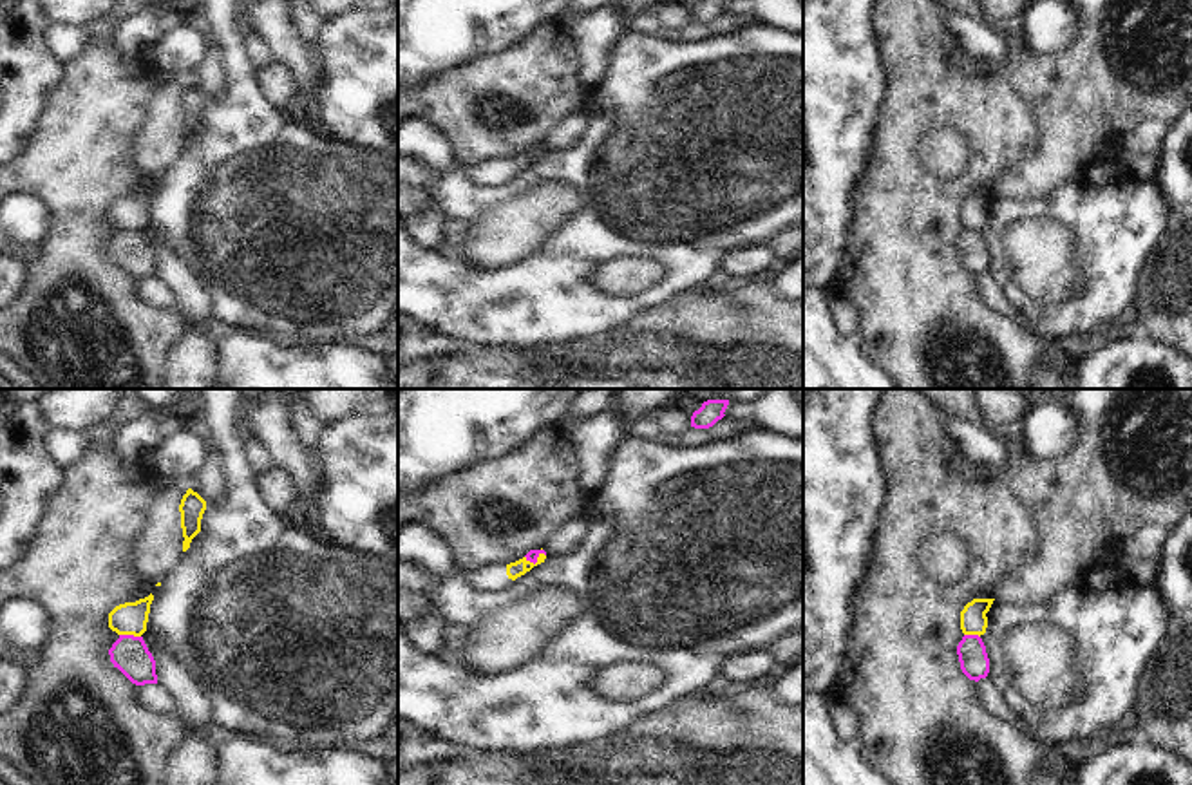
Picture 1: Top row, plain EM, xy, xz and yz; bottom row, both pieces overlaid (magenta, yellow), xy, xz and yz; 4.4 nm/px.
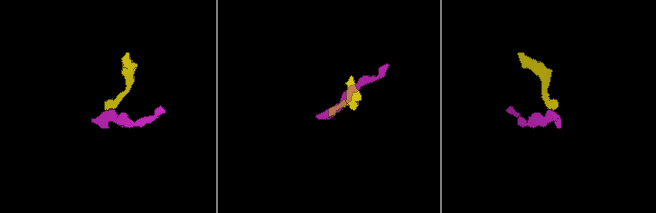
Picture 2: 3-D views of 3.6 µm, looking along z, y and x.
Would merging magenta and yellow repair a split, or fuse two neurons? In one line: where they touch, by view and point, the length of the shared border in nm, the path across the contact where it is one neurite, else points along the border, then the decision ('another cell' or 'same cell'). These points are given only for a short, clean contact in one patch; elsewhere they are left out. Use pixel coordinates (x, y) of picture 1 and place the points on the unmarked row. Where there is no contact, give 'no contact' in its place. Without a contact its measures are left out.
meets magenta in xy at (131, 230); contact 100 nm long; border along xy (120, 228), (140, 232); another cell

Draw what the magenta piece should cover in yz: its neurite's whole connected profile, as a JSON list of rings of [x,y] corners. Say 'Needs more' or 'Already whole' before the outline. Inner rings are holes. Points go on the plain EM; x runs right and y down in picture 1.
Already whole. [[[964,230],[957,241],[957,250],[960,264],[970,275],[979,277],[988,271],[989,253],[979,230]]]

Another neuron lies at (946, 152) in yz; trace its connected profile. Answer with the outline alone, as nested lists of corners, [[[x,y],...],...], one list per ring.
[[[937,128],[924,136],[917,156],[926,170],[953,183],[968,170],[971,143],[957,128]]]

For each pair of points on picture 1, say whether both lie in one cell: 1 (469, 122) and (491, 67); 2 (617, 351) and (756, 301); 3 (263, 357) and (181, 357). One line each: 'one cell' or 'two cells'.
1: one cell
2: one cell
3: two cells

